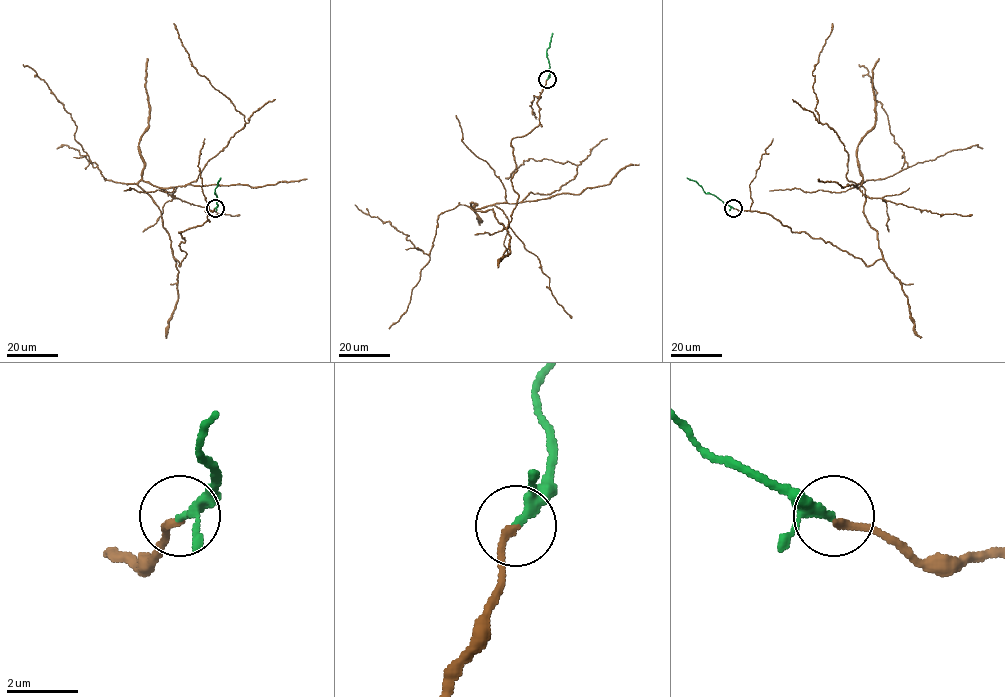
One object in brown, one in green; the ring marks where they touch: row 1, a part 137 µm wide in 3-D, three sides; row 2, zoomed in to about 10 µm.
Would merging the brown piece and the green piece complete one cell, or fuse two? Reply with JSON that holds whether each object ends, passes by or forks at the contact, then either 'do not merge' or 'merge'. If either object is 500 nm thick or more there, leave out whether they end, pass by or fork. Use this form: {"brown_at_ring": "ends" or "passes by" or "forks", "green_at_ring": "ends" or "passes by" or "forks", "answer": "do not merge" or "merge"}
{"brown_at_ring": "ends", "green_at_ring": "passes by", "answer": "merge"}

